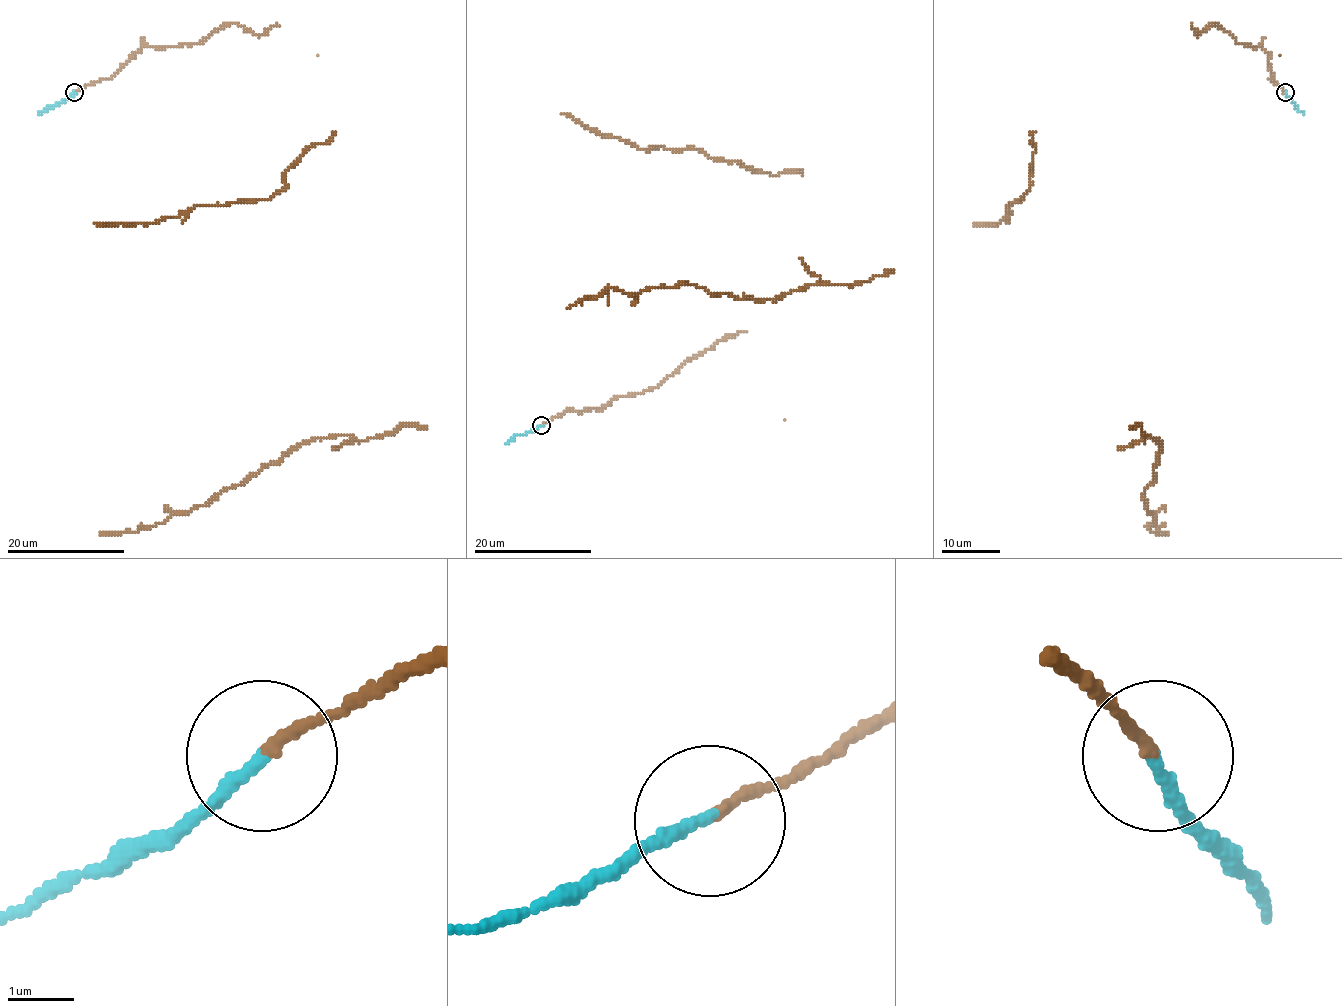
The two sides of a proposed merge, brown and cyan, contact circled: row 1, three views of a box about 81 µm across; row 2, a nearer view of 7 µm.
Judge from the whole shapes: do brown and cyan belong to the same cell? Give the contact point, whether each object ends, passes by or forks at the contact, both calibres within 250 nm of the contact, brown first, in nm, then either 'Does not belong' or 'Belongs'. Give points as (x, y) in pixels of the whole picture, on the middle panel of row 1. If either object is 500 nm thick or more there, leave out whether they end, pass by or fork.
Place: (541, 425). At the ring brown ends. At the ring cyan ends. Thickness 170 nm (brown) against 190 nm. Does not belong

